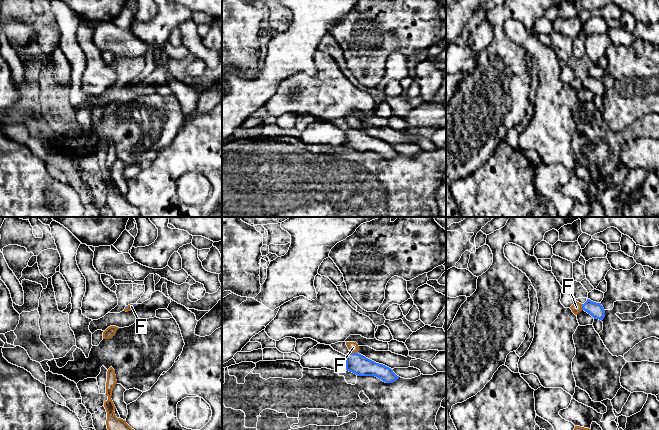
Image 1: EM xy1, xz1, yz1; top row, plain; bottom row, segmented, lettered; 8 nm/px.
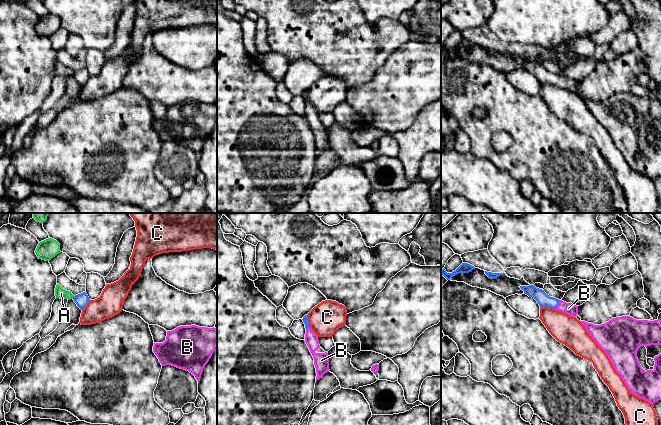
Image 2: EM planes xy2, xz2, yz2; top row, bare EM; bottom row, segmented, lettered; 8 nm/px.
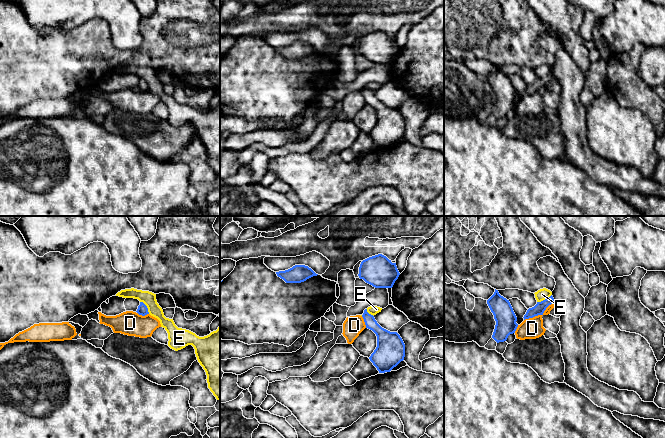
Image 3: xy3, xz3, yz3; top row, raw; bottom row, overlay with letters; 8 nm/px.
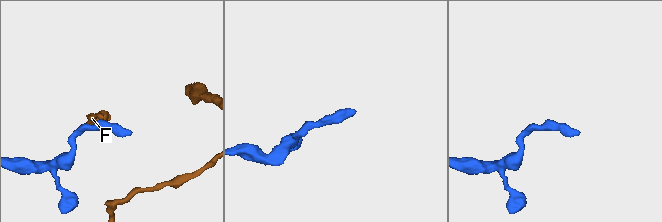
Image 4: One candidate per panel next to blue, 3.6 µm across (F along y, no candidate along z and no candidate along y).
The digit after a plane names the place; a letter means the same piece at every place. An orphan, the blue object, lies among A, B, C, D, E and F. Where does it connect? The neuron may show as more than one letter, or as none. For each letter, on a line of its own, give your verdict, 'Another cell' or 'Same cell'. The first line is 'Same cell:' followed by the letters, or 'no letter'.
Same cell: B
A: Another cell
B: Same cell
C: Another cell
D: Another cell
E: Another cell
F: Another cell

